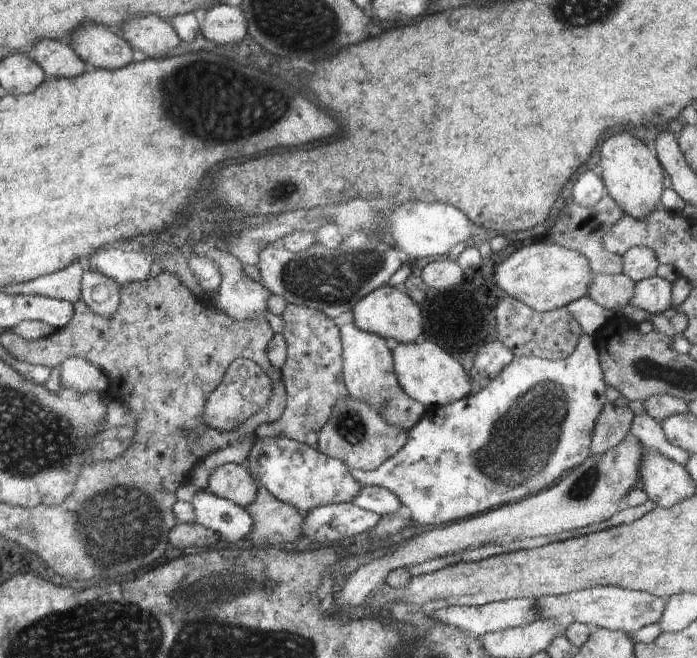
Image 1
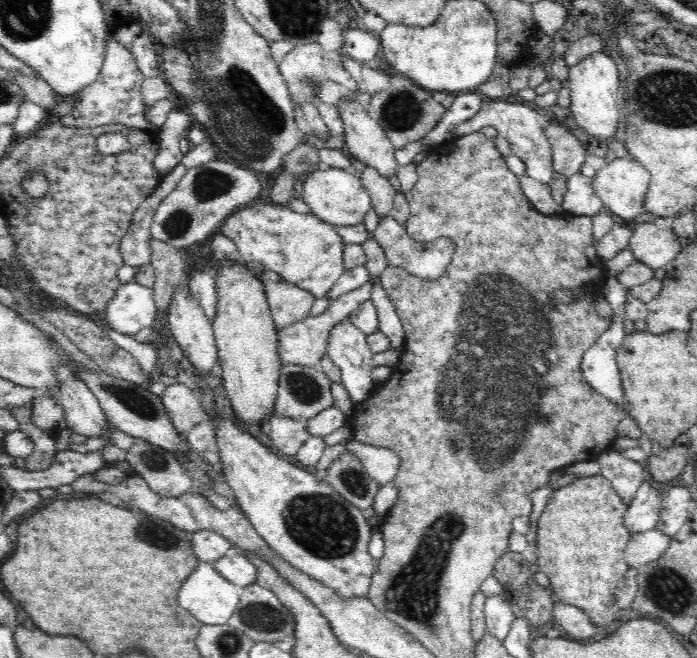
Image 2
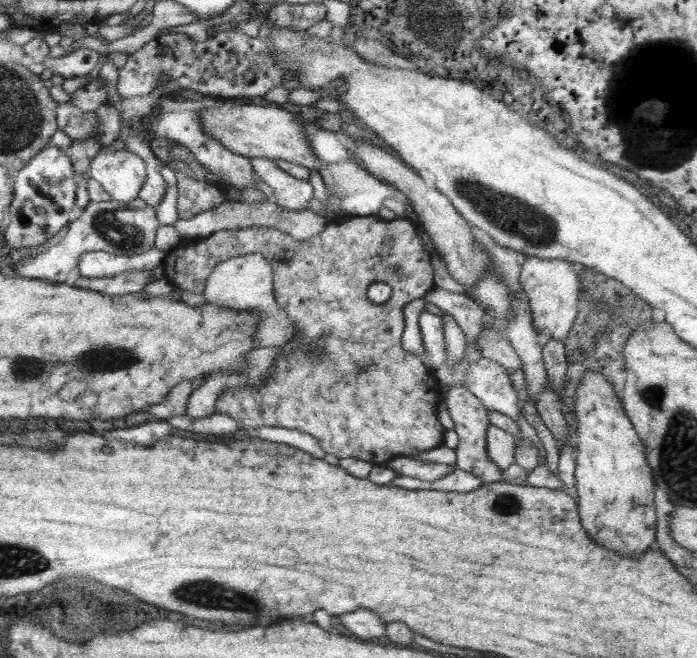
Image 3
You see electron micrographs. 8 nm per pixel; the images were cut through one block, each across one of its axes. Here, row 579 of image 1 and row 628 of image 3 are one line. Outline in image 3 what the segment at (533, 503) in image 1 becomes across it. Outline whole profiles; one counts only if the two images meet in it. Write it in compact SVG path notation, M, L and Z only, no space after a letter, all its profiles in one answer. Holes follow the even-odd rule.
M368 608L345 612L340 615L340 620L350 634L361 640L374 641L386 635L388 624L384 623L384 619L378 616L378 613Z

